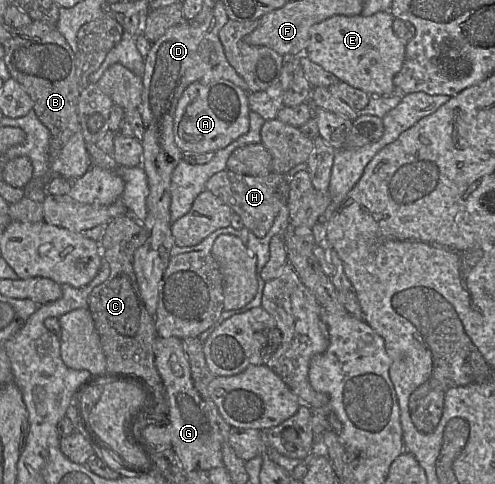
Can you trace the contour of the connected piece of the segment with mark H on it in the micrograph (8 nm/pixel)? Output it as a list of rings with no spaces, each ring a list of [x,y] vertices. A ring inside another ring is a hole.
[[[224,170],[214,174],[205,189],[229,206],[242,219],[244,227],[258,238],[267,235],[282,207],[287,205],[289,195],[288,175],[274,172],[253,177]]]

